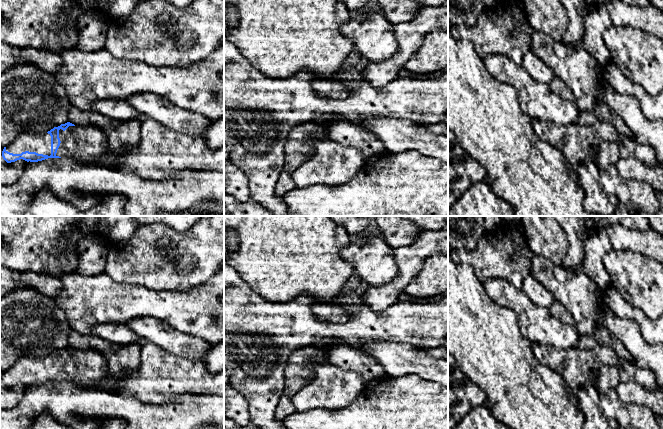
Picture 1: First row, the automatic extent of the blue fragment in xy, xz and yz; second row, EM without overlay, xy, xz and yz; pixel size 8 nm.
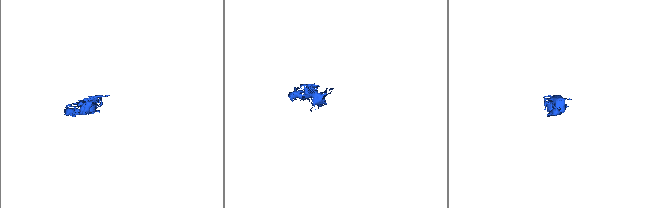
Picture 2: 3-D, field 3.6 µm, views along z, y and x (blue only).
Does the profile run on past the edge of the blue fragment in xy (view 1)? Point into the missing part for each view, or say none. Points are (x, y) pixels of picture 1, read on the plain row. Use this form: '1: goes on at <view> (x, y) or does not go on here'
1: goes on at xy (86, 367)

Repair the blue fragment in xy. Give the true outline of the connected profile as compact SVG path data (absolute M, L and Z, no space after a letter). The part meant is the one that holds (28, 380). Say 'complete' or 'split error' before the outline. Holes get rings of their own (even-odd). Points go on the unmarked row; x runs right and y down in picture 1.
split error | M70 346L54 351L45 358L22 358L2 375L7 387L20 383L38 386L61 381L108 386L110 378L103 349L77 350Z

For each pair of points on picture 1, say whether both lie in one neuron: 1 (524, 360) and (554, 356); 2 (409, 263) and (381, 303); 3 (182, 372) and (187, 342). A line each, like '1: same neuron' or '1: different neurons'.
1: different neurons
2: same neuron
3: different neurons

